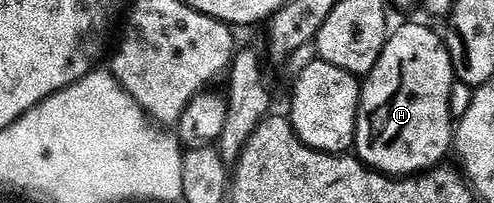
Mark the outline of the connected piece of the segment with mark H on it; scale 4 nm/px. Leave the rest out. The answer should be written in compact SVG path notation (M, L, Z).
M403 24L392 31L377 66L362 81L359 121L355 127L353 152L369 168L385 176L406 178L440 167L453 148L451 95L457 89L455 67L444 37L423 24Z

